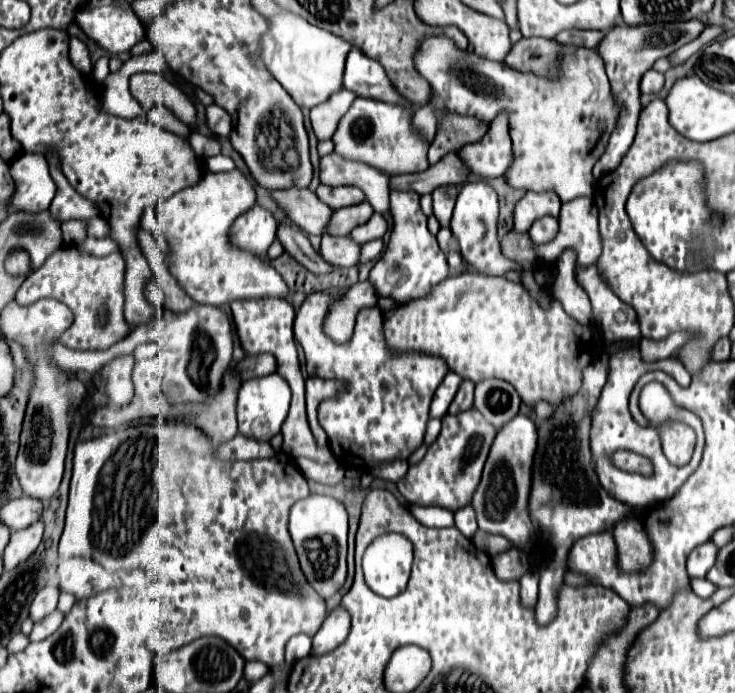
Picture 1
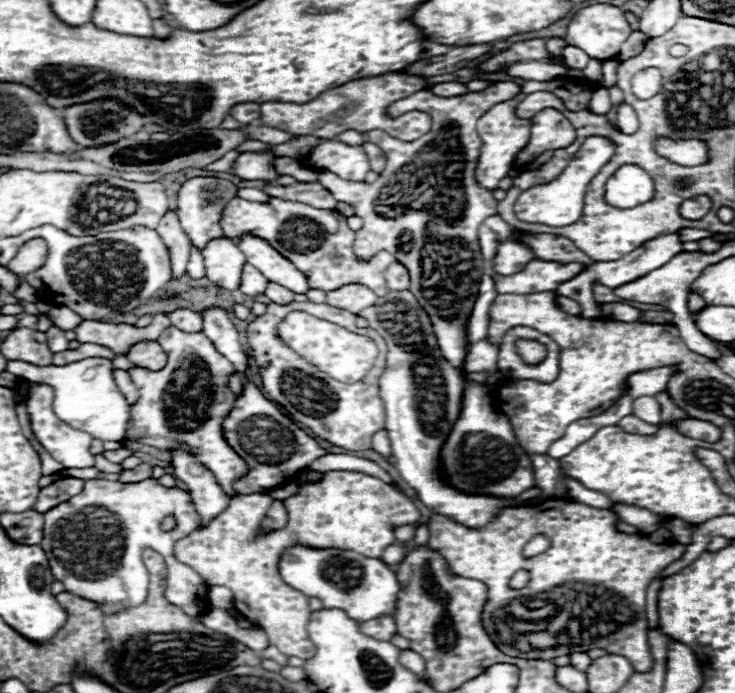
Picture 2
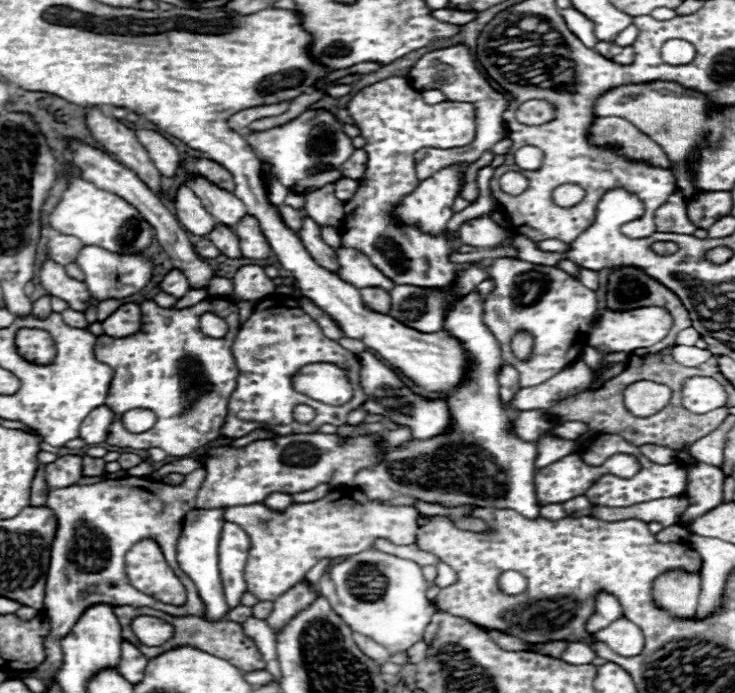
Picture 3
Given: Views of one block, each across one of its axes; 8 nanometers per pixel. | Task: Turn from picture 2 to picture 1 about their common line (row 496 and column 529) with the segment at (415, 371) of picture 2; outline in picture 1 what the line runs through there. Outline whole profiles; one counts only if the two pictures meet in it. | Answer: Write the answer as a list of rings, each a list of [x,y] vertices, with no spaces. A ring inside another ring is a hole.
[[[518,414],[504,428],[500,428],[492,444],[490,456],[486,460],[482,480],[472,498],[478,528],[484,532],[492,532],[492,534],[500,534],[508,538],[520,550],[530,542],[534,534],[534,528],[528,516],[528,498],[530,498],[530,486],[532,486],[532,464],[534,464],[536,444],[538,444],[536,426],[524,414]]]

